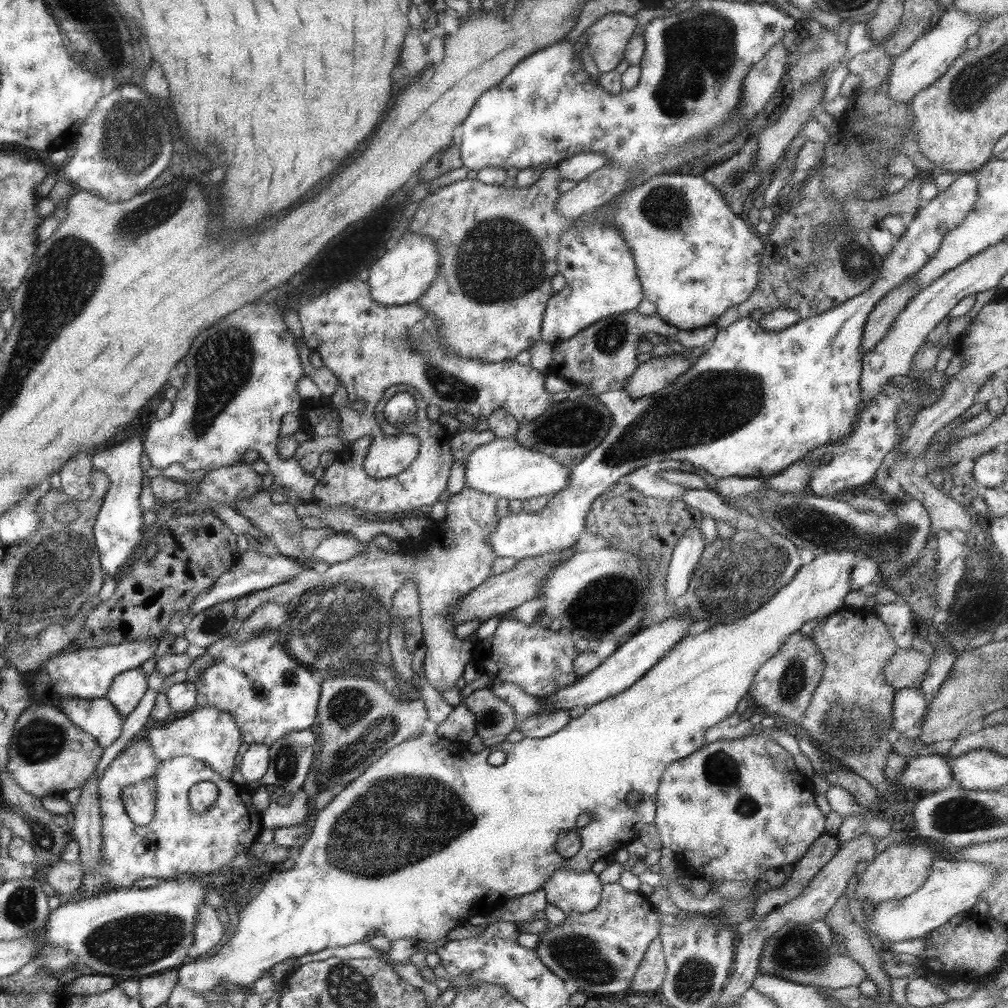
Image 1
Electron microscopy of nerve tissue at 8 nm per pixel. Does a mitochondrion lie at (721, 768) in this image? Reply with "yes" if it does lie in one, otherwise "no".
yes

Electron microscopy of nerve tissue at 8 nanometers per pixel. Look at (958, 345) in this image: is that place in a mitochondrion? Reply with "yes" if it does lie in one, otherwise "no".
no

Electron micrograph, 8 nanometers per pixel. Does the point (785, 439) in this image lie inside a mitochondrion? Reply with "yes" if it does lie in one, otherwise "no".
no

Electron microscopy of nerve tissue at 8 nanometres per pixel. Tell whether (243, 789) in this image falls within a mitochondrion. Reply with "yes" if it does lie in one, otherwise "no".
no

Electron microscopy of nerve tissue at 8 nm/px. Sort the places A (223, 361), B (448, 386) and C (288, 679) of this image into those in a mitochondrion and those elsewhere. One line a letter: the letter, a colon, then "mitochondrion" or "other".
A: mitochondrion
B: mitochondrion
C: mitochondrion

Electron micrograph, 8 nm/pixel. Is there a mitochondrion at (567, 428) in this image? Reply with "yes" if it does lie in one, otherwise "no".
yes

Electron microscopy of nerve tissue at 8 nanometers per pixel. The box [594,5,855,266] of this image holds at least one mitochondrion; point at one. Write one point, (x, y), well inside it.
(699, 50)

